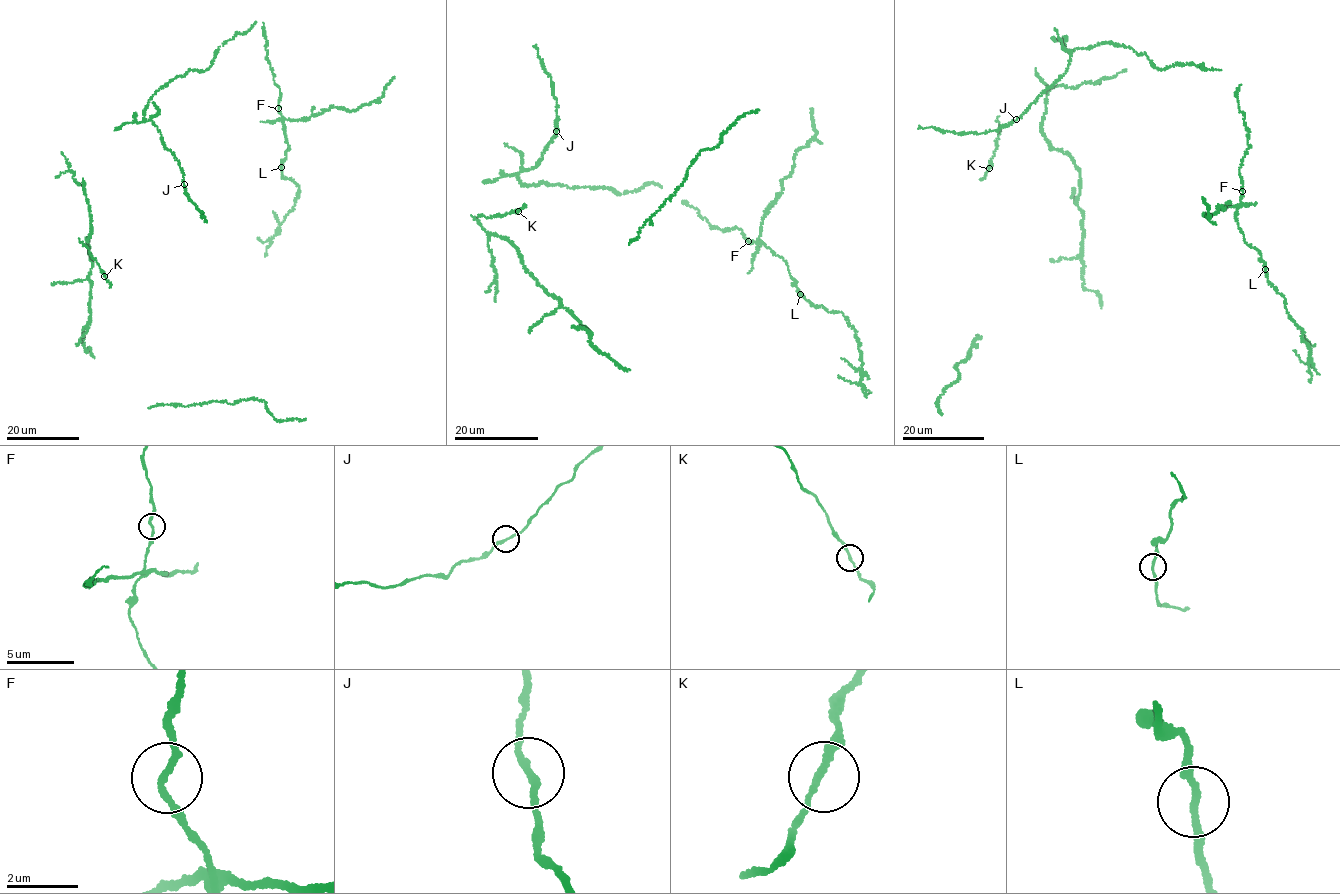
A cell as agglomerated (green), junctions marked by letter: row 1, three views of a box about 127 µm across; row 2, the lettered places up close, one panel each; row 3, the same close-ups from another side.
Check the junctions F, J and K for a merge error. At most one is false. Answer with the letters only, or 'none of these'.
F

